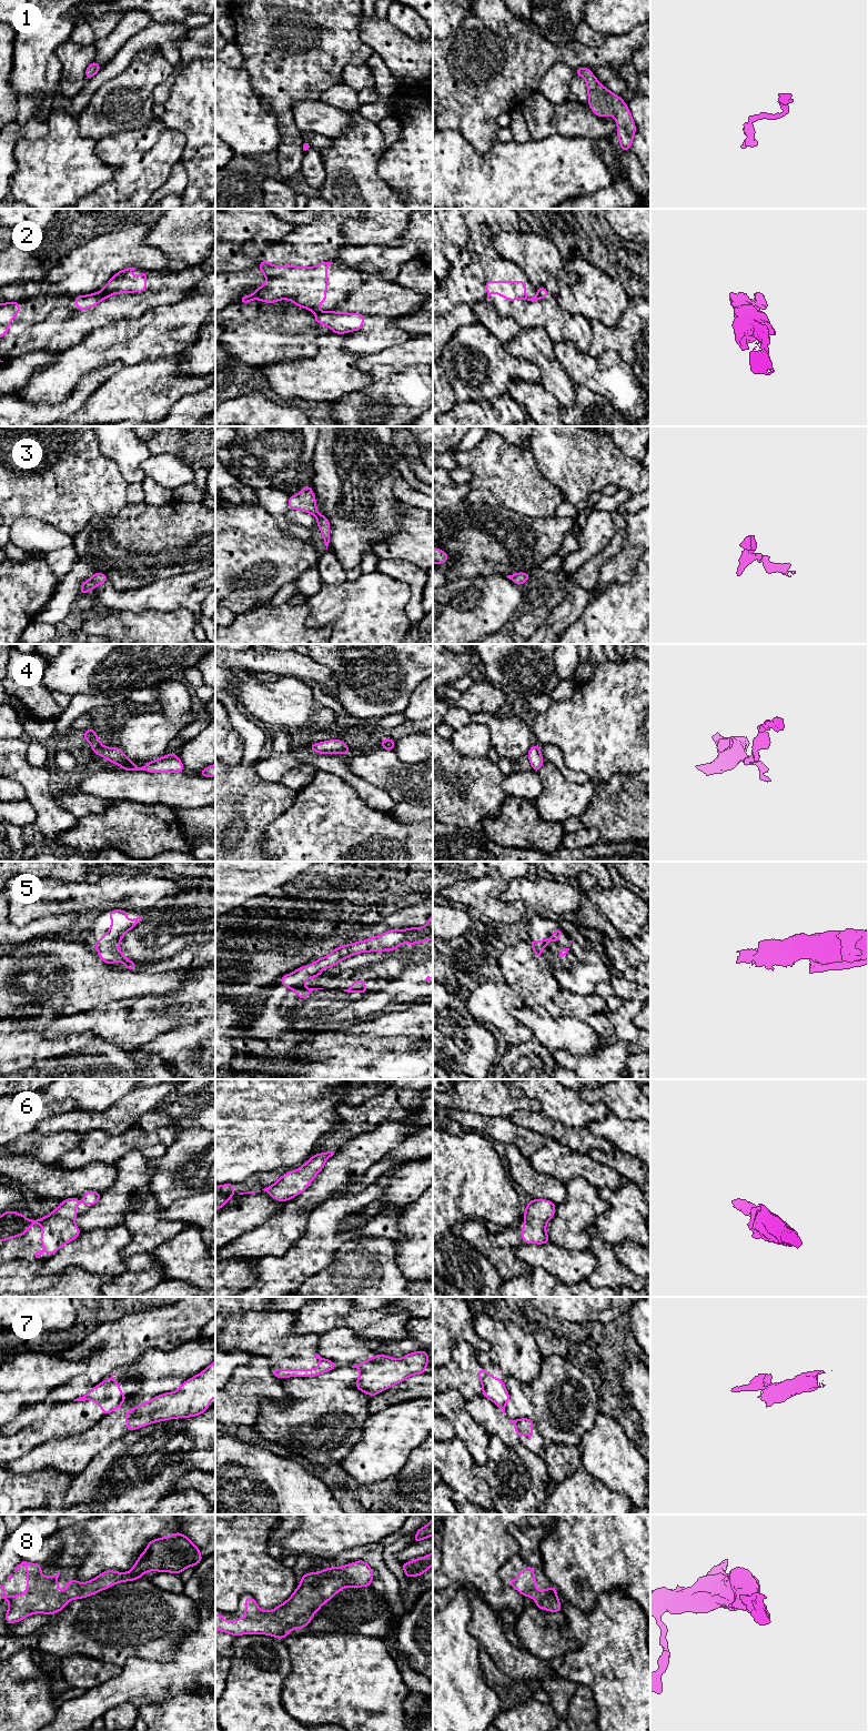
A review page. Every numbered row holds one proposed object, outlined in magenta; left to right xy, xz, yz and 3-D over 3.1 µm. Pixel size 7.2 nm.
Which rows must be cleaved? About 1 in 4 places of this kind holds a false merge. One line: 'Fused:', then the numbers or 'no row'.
Fused: 2, 7

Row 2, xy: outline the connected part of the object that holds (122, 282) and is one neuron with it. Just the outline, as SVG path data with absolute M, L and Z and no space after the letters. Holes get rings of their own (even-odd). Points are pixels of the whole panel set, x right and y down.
M128 268L115 273L101 290L105 298L117 293L143 292L147 290L148 271L142 270L142 275L131 275L135 268Z

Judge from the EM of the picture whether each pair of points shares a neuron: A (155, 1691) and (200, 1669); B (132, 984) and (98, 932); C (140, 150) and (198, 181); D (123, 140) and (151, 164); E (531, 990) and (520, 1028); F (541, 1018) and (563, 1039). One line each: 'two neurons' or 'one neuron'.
A: one neuron
B: two neurons
C: two neurons
D: one neuron
E: two neurons
F: one neuron

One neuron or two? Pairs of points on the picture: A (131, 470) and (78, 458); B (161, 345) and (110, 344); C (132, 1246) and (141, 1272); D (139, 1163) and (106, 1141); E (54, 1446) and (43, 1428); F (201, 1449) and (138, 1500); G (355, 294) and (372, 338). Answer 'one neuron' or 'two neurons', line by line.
A: two neurons
B: one neuron
C: two neurons
D: two neurons
E: two neurons
F: one neuron
G: one neuron

